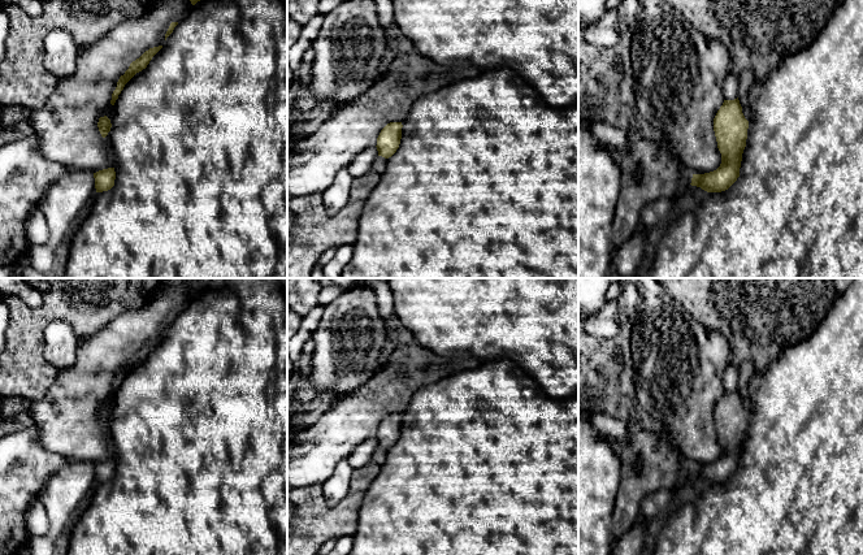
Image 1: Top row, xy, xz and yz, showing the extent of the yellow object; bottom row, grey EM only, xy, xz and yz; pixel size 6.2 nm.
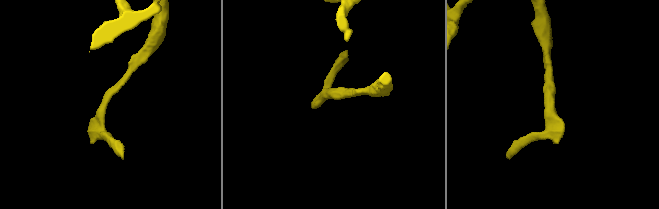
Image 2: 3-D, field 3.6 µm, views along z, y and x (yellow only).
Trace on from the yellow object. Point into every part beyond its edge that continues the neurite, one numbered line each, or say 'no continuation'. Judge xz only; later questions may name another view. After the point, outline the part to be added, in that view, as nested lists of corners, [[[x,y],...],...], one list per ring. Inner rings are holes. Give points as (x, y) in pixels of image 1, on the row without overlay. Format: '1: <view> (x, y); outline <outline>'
no continuation

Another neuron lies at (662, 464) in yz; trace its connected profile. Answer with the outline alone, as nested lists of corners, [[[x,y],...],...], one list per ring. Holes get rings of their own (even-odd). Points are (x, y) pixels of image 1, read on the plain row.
[[[641,424],[626,426],[630,435],[628,443],[607,437],[621,463],[620,487],[612,511],[613,543],[641,519],[641,502],[649,494],[662,489],[672,491],[693,469],[665,429],[652,433]]]

